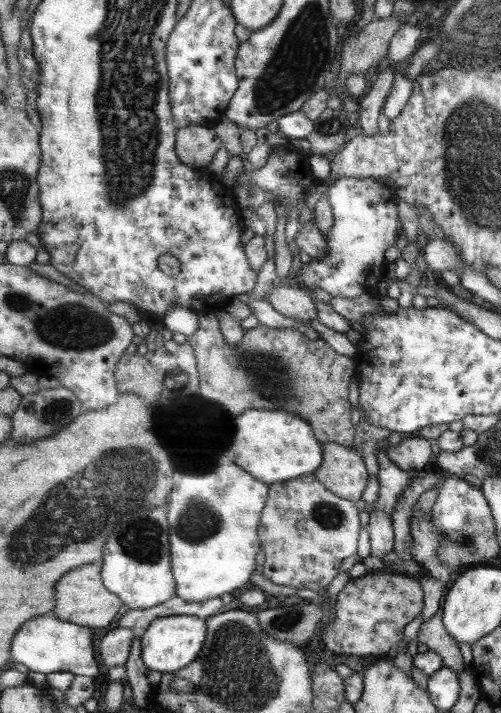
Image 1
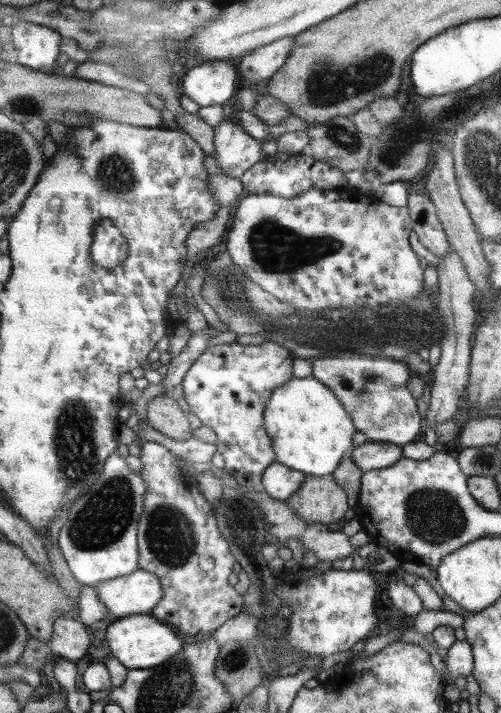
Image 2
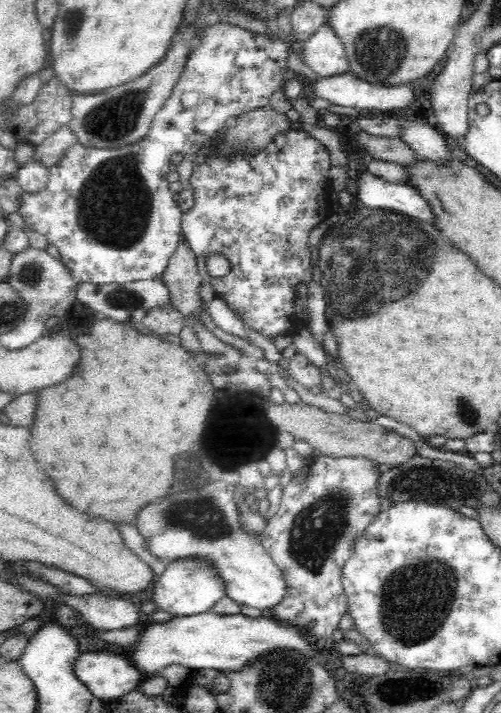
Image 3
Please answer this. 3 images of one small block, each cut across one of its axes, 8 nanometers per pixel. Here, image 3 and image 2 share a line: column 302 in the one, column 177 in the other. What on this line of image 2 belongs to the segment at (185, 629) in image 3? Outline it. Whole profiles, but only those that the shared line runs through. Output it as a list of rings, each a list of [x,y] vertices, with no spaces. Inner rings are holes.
[[[149,613],[129,615],[115,619],[106,627],[104,640],[110,656],[116,658],[127,669],[150,669],[173,658],[181,650],[181,640],[173,634],[167,624],[157,622]]]

